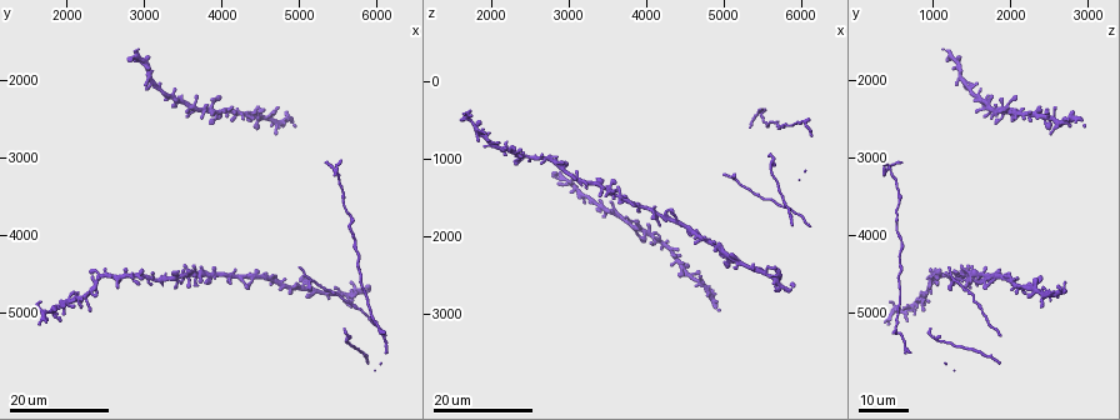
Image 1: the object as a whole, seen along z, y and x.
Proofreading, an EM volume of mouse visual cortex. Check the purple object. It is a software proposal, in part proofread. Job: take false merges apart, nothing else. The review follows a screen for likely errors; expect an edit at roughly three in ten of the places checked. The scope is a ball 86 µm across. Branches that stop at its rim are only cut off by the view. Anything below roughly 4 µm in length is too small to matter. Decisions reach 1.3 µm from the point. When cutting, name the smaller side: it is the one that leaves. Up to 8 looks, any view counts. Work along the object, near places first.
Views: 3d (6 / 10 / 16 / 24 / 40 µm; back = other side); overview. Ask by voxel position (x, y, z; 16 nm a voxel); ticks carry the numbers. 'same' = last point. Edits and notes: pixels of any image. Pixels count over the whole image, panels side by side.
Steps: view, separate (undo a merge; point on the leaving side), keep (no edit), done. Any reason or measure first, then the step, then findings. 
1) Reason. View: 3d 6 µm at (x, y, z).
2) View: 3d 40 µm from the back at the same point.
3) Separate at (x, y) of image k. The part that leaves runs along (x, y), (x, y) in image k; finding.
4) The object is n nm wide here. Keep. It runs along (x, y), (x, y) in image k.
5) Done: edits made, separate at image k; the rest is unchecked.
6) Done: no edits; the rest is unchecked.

Two arms in line, one across. View: 3d 16 µm at (5500, 3150, 400).

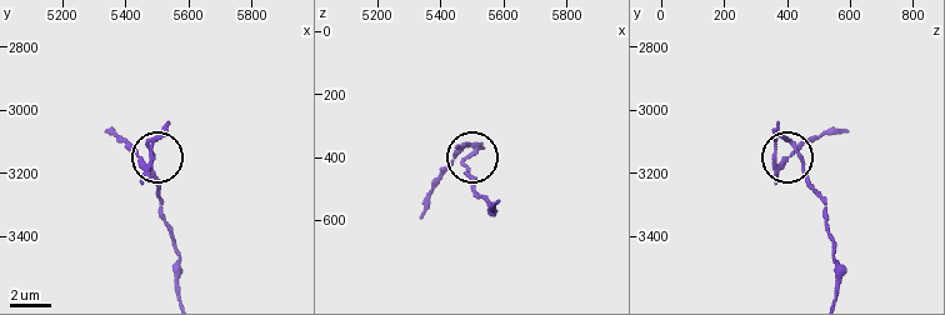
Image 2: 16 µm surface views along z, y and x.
View: 3d 10 µm at (5490, 3100, 370).

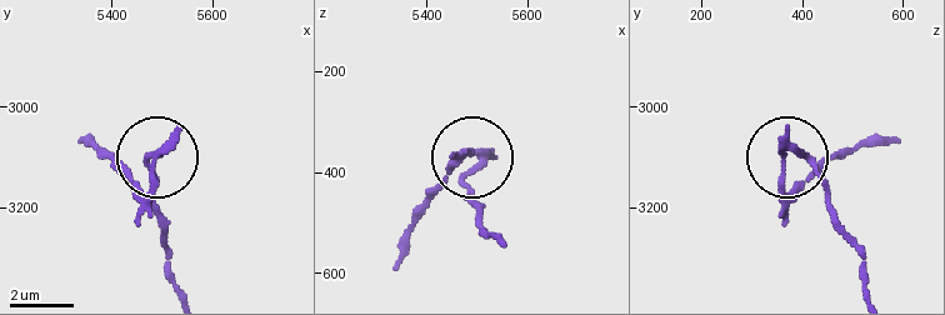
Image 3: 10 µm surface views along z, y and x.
Zoom in. View: 3d 6 µm at (5485, 3110, 365).

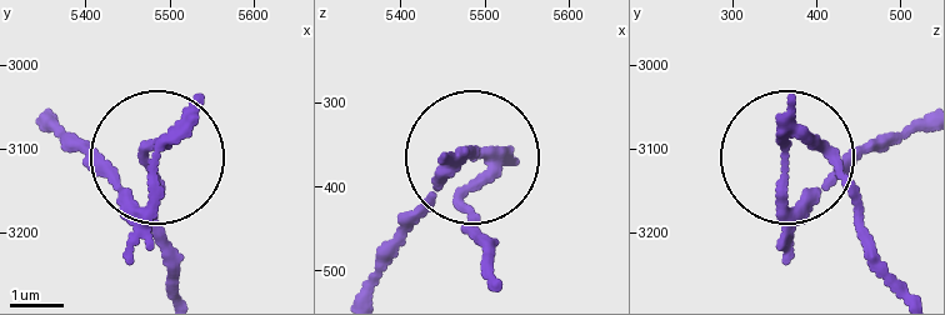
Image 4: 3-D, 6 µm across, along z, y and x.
Separate at (149, 203) of image 4. The part that leaves runs along (788, 136), (801, 190), (923, 131) in image 4; a second neuron is stuck on.

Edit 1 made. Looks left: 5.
View: overview.

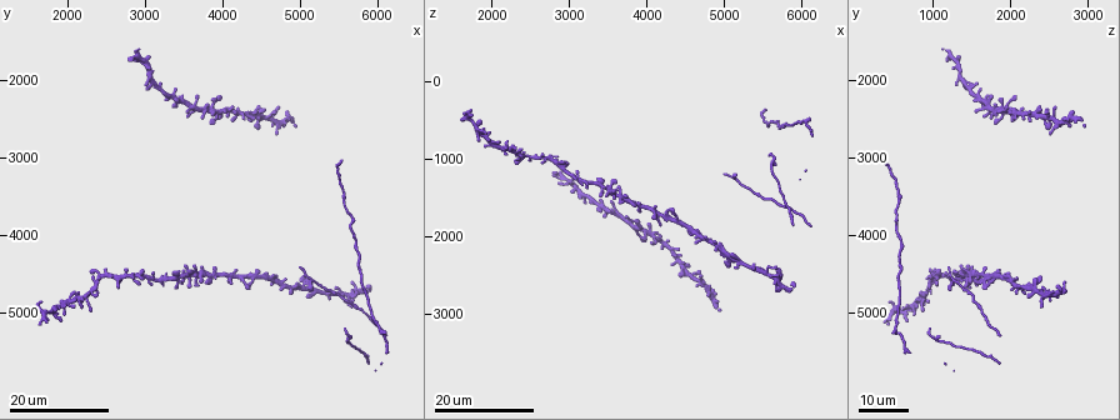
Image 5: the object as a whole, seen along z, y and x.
Side arm on a straight run. View: 3d 16 µm at (5050, 4600, 2300).

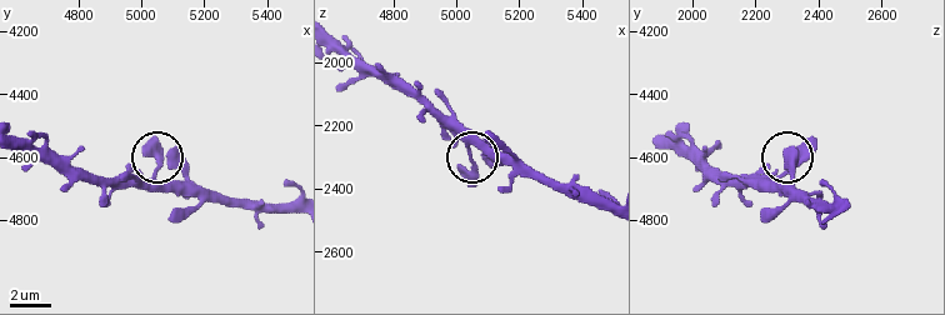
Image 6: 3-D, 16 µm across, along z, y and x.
View: 3d 10 µm at (5060, 4620, 2330).

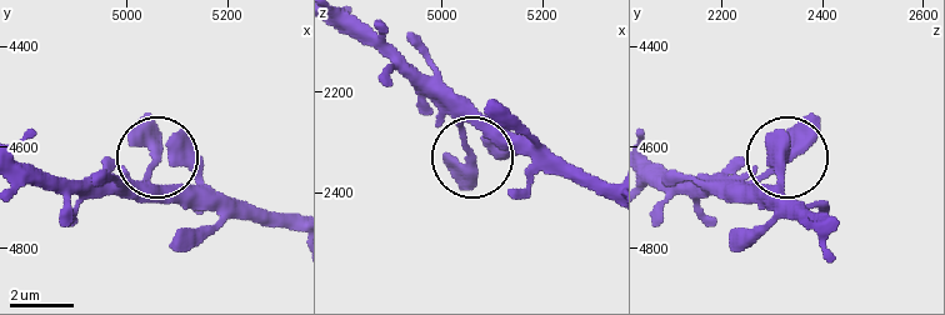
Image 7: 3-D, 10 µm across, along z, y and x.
3 arms meet here. Keep. All the same neuron.

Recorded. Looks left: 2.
Side arm on a straight run. View: 3d 16 µm at (5600, 4800, 2450).

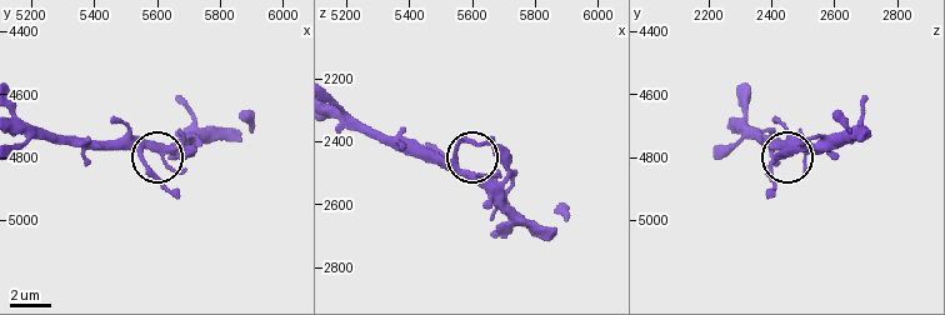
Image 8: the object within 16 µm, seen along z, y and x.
View: 3d 10 µm at (5550, 4770, 2470).

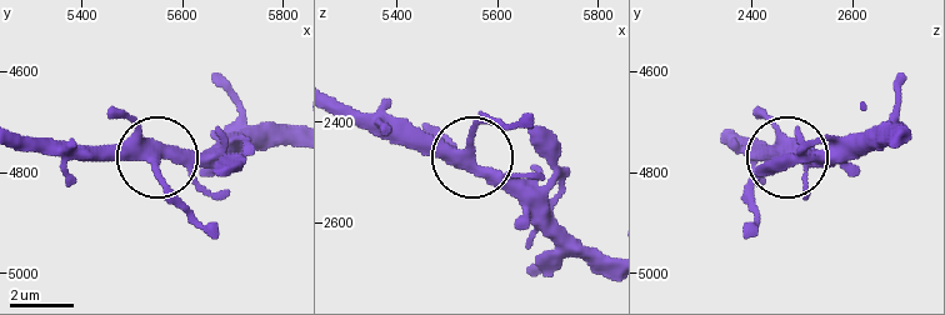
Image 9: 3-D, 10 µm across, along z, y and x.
The side arm is 9 µm long. Keep. Continuous, no second neuron.

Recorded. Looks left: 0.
Done: edits made, separate at image 4; the rest is unchecked.

